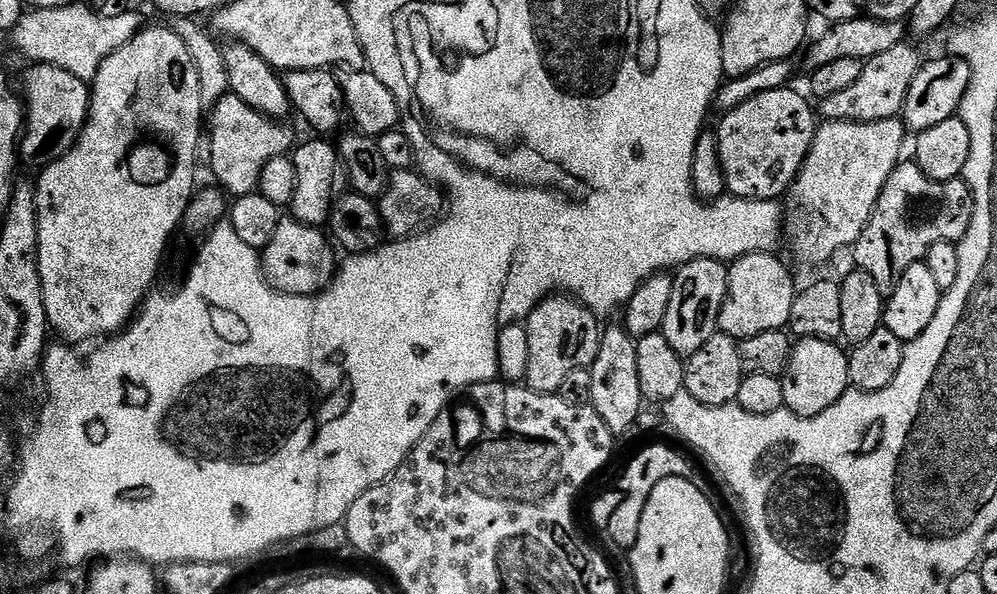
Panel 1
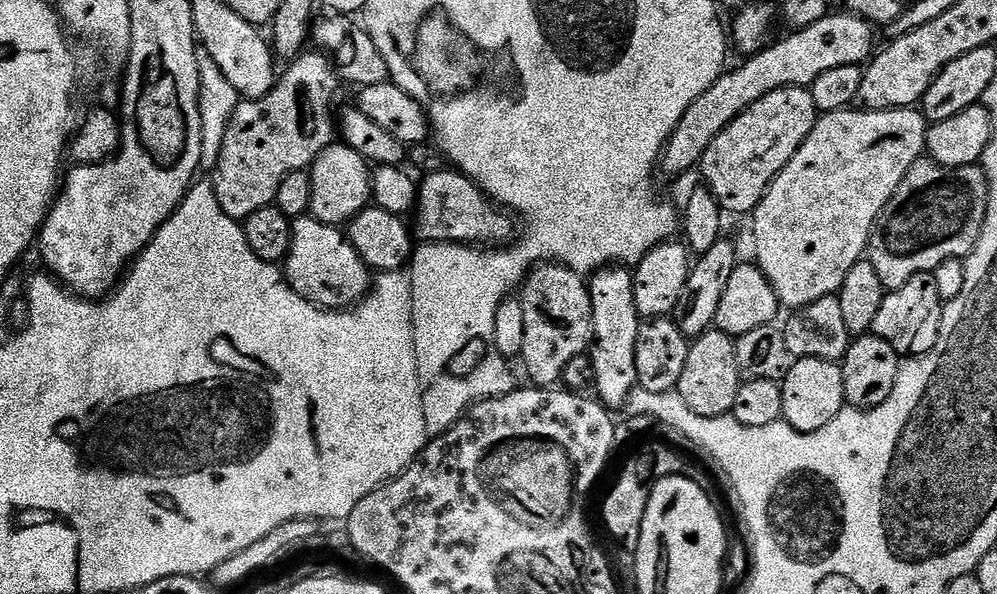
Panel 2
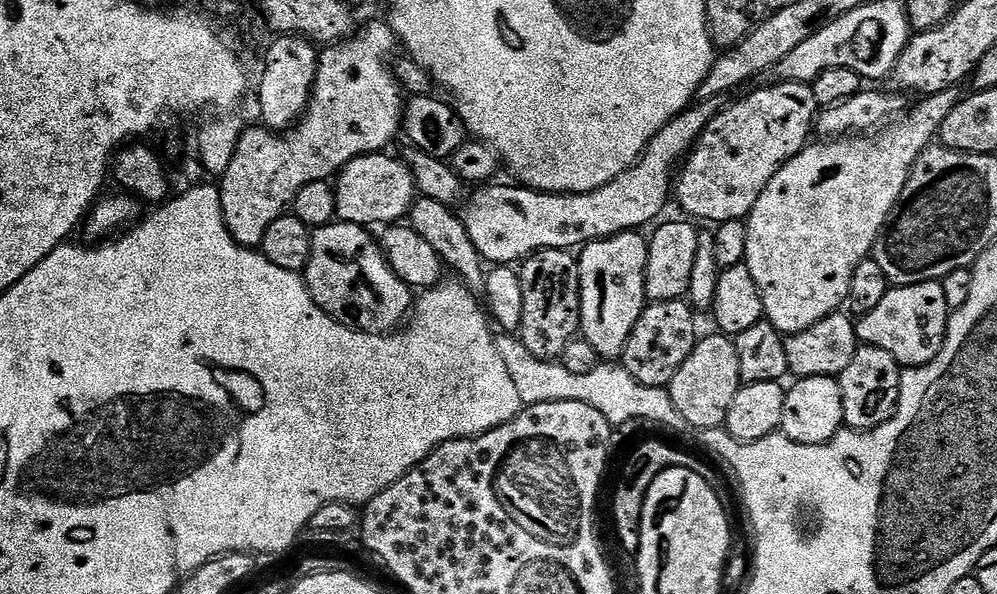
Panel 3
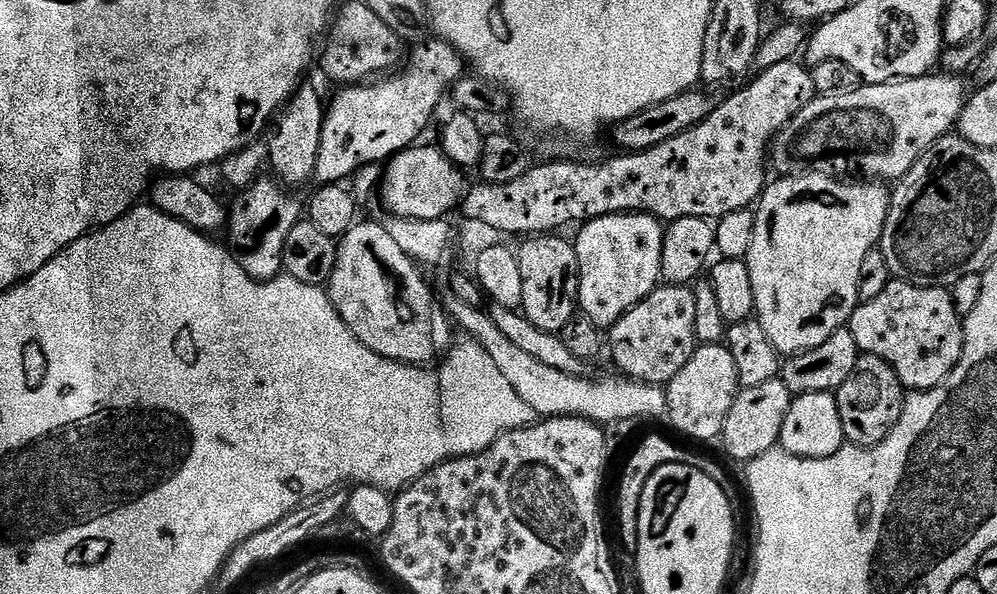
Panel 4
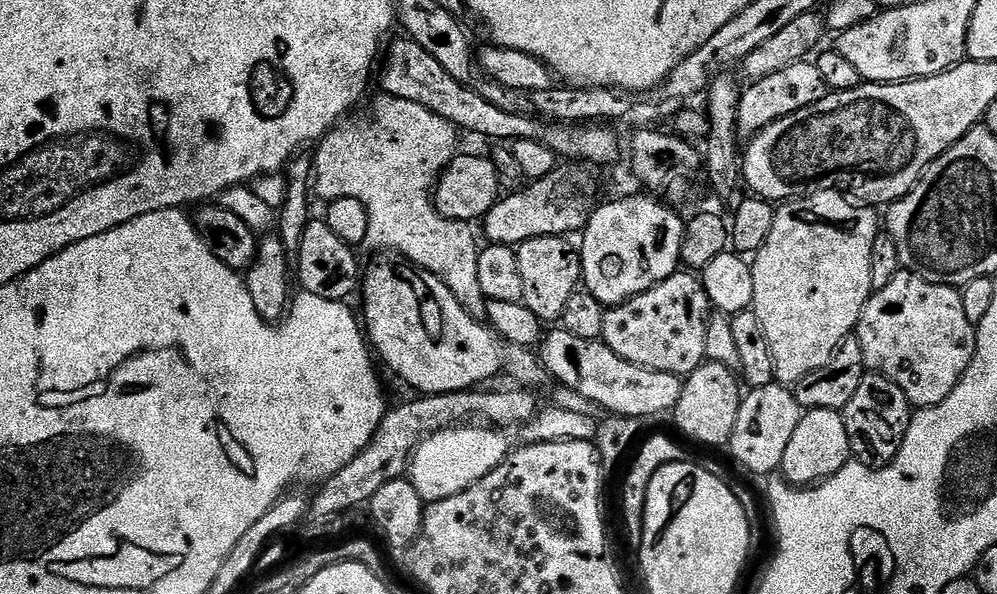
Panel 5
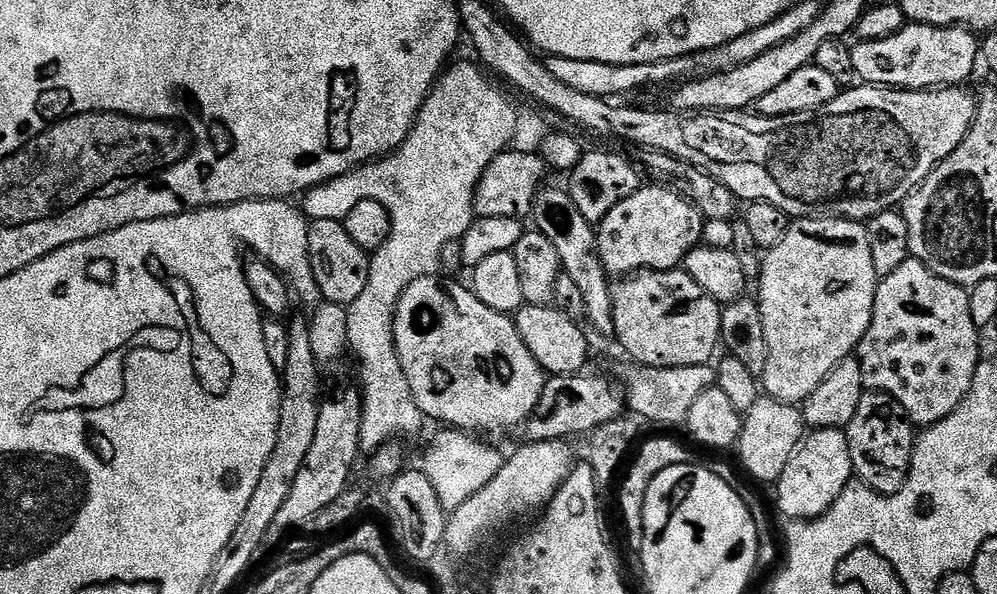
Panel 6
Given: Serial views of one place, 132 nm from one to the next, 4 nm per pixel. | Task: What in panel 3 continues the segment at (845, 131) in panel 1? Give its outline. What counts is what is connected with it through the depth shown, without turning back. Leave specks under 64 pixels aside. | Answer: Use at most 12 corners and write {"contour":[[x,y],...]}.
{"contour":[[956,88],[809,143],[746,218],[781,334],[845,307]]}

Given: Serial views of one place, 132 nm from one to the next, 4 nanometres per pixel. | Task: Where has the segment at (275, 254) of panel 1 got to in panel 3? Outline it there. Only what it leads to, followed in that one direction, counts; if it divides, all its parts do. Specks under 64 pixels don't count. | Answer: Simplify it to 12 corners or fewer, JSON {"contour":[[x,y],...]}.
{"contour":[[362,224],[315,229],[304,282],[358,332],[397,331],[414,292]]}

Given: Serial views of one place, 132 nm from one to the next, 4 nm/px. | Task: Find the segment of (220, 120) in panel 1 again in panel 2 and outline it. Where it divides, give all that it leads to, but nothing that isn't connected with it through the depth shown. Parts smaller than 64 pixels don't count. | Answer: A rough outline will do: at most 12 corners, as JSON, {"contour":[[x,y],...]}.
{"contour":[[305,50],[241,99],[214,171],[244,221],[338,136],[338,76]]}

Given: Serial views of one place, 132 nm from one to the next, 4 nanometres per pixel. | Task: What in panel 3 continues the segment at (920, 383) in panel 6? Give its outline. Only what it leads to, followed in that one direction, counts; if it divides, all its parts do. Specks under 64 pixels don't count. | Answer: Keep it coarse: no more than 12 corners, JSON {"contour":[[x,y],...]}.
{"contour":[[939,282],[889,287],[855,321],[861,345],[901,369],[944,345],[950,309]]}

